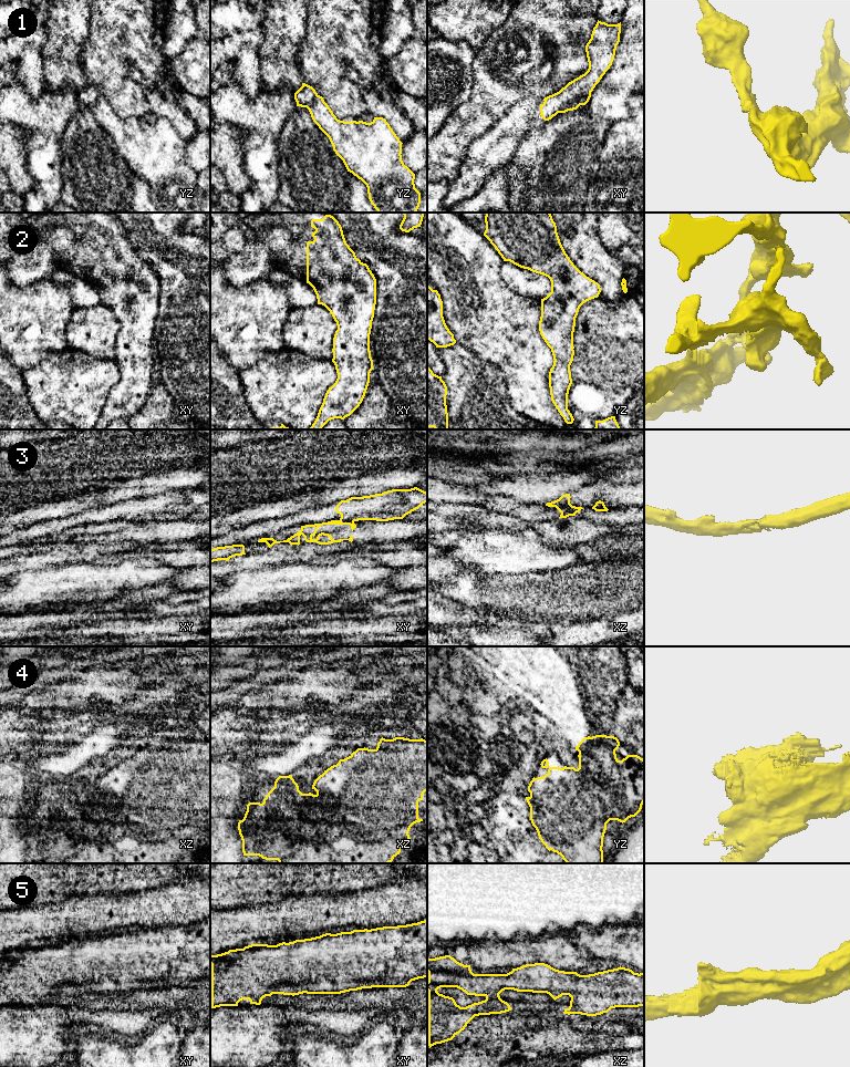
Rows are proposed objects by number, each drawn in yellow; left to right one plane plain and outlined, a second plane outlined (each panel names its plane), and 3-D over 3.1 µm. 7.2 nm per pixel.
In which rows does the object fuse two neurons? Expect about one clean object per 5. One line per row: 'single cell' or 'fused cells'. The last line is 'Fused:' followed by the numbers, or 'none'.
1: fused cells
2: single cell
3: fused cells
4: single cell
5: single cell
Fused: 1, 3

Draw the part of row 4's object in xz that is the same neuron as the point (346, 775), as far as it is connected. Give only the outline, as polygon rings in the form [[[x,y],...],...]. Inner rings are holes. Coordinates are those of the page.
[[[382,737],[375,749],[357,748],[349,757],[340,759],[336,765],[324,770],[314,780],[312,789],[317,791],[315,795],[302,794],[291,775],[279,776],[262,804],[249,802],[243,819],[238,822],[243,856],[259,856],[266,860],[278,860],[279,863],[390,863],[411,840],[408,835],[411,827],[423,821],[418,818],[418,801],[423,800],[423,795],[427,791],[427,740],[404,737],[385,739]]]

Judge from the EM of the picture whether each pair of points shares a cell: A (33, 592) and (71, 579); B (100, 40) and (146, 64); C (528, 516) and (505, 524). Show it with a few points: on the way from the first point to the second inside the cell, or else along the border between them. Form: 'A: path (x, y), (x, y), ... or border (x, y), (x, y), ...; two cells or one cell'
A: path (42, 591), (53, 591), (62, 588); one cell
B: path (111, 40), (127, 45), (135, 53); one cell
C: border (495, 513), (515, 516), (529, 524); two cells

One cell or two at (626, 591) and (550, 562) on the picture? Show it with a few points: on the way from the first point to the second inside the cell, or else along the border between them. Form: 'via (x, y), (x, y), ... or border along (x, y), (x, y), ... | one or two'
border along (583, 561), (546, 572) | two

